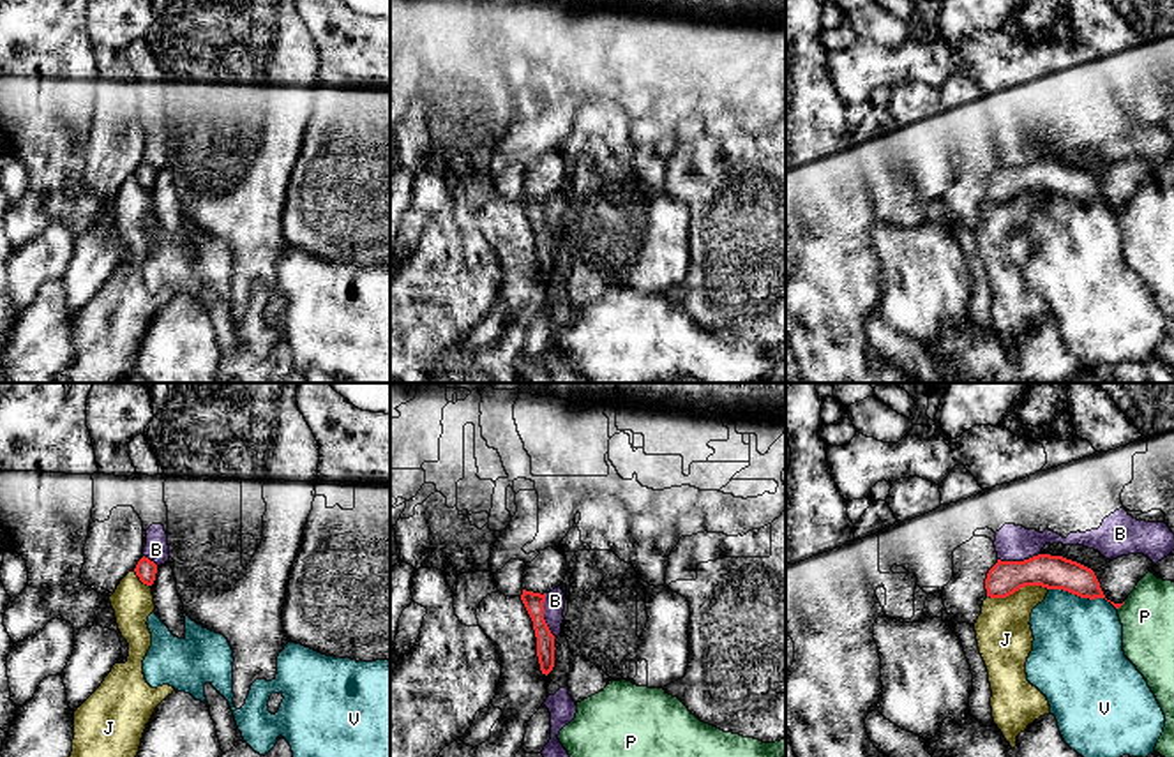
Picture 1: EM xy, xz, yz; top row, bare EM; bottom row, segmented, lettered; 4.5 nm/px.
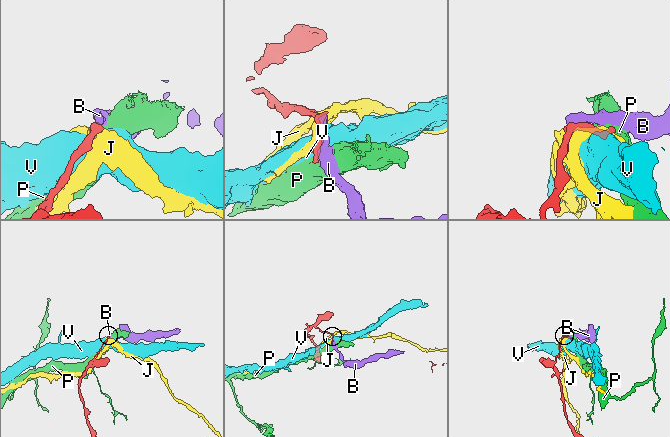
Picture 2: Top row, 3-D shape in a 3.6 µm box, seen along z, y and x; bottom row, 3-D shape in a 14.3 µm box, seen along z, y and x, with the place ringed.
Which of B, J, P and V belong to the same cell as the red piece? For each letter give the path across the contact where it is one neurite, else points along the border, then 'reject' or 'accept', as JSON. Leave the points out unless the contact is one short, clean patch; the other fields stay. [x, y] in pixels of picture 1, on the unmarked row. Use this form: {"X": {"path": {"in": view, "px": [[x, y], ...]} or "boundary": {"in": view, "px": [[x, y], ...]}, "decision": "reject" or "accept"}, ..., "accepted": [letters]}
{"B": {"boundary": {"in": "xz", "px": [[544, 198], [544, 226], [555, 240]]}, "decision": "reject"}, "J": {"decision": "reject"}, "P": {"boundary": {"in": "yz", "px": [[1125, 207], [1118, 214]]}, "decision": "reject"}, "V": {"boundary": {"in": "yz", "px": [[1049, 193], [1060, 193], [1090, 203], [1106, 203], [1116, 214]]}, "decision": "reject"}, "accepted": []}

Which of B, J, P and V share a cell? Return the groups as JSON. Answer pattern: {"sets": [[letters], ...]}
{"sets": [["B"], ["J"], ["P"], ["V"]]}

